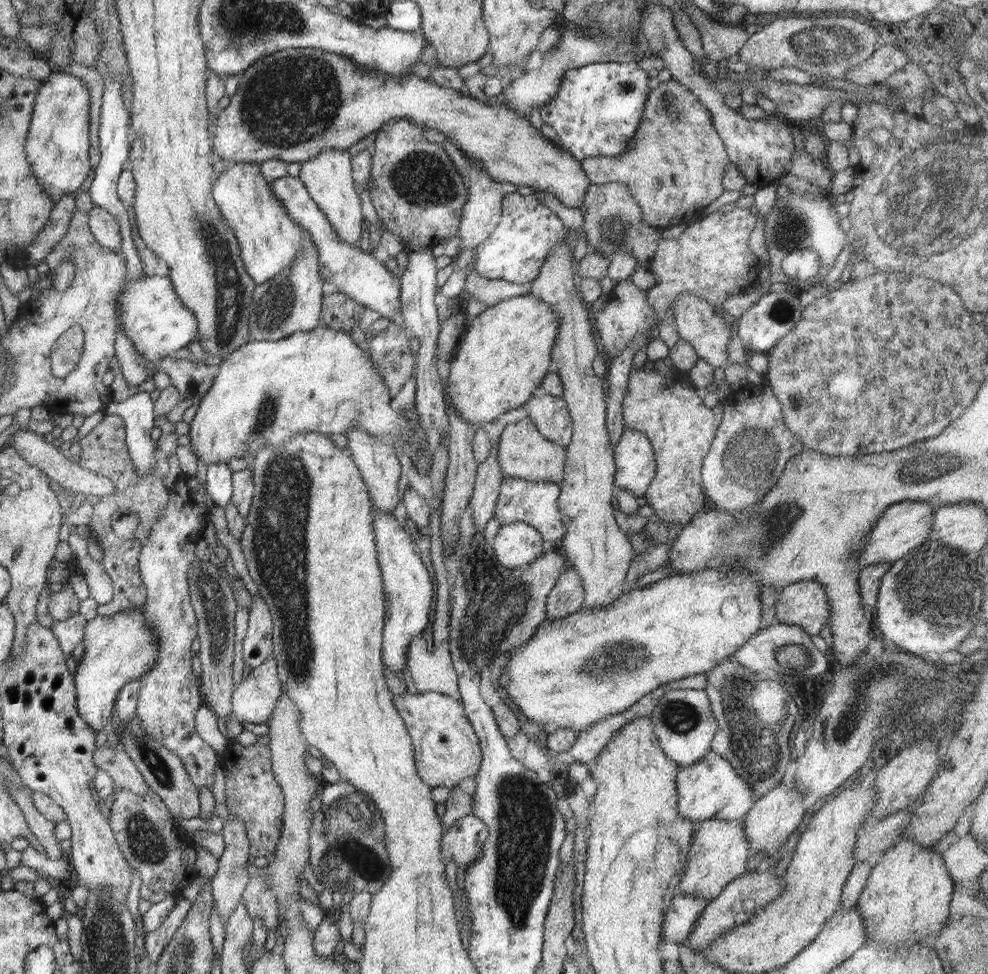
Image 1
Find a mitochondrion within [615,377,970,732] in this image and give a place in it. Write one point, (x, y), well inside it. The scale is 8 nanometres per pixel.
(750, 458)

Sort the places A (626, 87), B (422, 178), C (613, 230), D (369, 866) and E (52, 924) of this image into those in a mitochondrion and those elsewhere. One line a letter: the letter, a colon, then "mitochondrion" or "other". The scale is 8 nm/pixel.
A: mitochondrion
B: mitochondrion
C: mitochondrion
D: mitochondrion
E: other

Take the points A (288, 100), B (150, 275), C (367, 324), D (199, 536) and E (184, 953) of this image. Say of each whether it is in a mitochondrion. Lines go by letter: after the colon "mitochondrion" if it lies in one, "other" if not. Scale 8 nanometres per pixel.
A: mitochondrion
B: other
C: other
D: other
E: mitochondrion

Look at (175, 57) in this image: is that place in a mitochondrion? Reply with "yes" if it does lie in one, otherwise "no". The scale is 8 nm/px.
no

